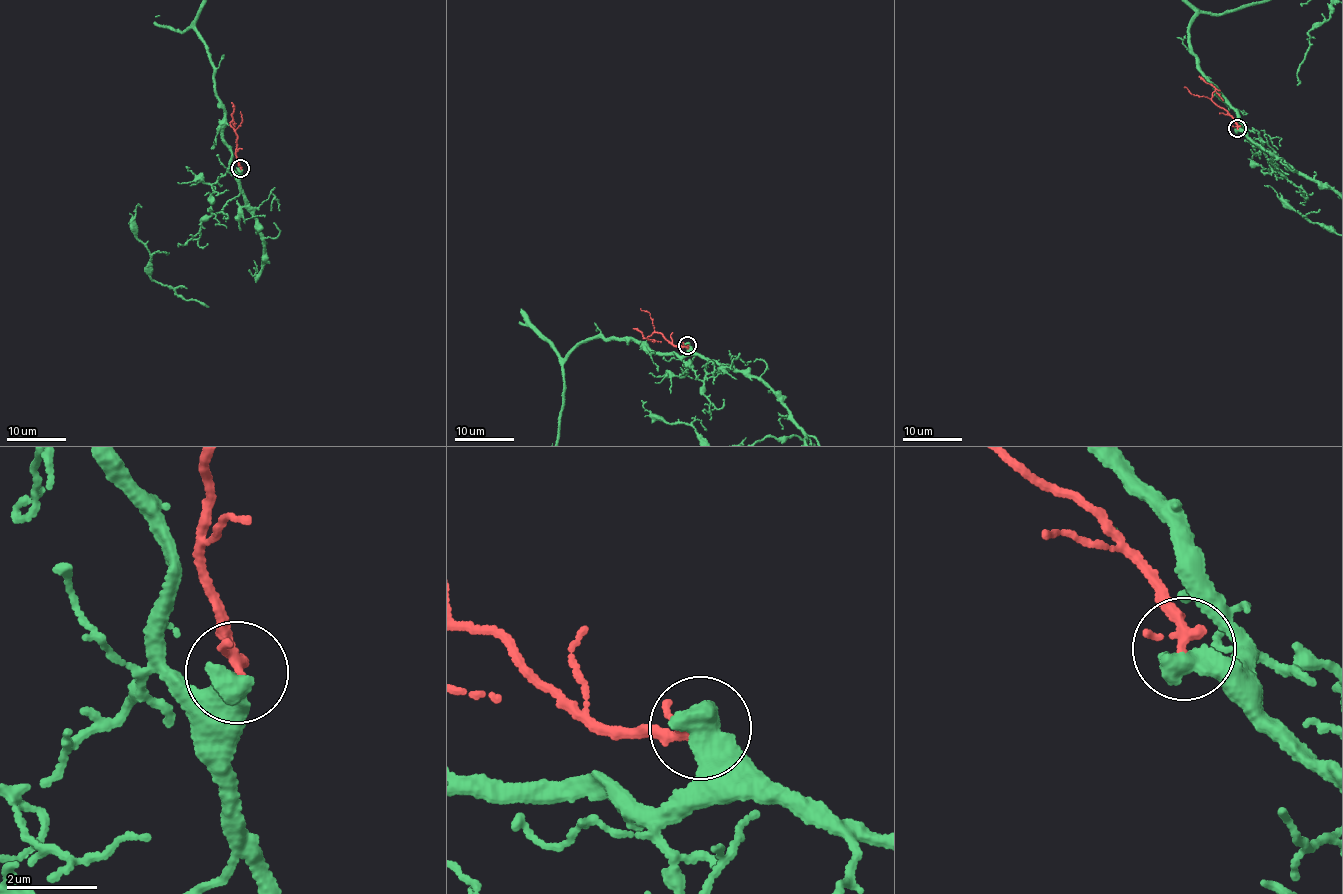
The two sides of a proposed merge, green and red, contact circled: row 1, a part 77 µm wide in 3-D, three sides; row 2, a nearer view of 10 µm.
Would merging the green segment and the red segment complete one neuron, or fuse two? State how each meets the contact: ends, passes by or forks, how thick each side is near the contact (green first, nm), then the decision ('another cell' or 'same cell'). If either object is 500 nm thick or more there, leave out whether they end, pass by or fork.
700 nm thick on the green side, 260 nm on the other; another cell

